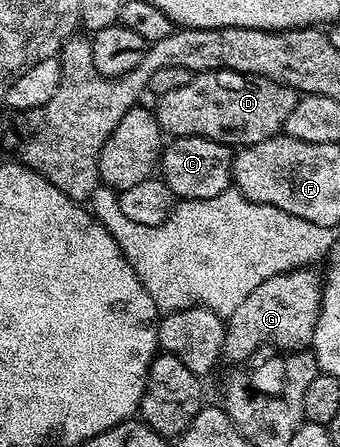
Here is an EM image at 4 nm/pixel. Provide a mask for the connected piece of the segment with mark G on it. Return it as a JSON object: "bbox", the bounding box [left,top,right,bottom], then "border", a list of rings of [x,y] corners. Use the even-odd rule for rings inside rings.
{"bbox":[223,266,324,362],"border":[[[309,266],[306,268],[296,268],[293,272],[274,274],[274,278],[266,278],[266,282],[262,282],[262,286],[257,286],[256,289],[250,290],[250,294],[246,294],[242,306],[238,306],[238,310],[234,310],[234,314],[230,314],[226,318],[226,323],[223,325],[223,359],[225,361],[227,359],[236,360],[232,362],[251,361],[257,353],[264,350],[259,350],[259,348],[264,348],[267,344],[272,347],[269,349],[279,350],[284,354],[307,349],[311,345],[314,326],[320,313],[320,299],[324,296],[322,276],[321,273],[319,276],[315,272],[316,270],[315,267]]]}

